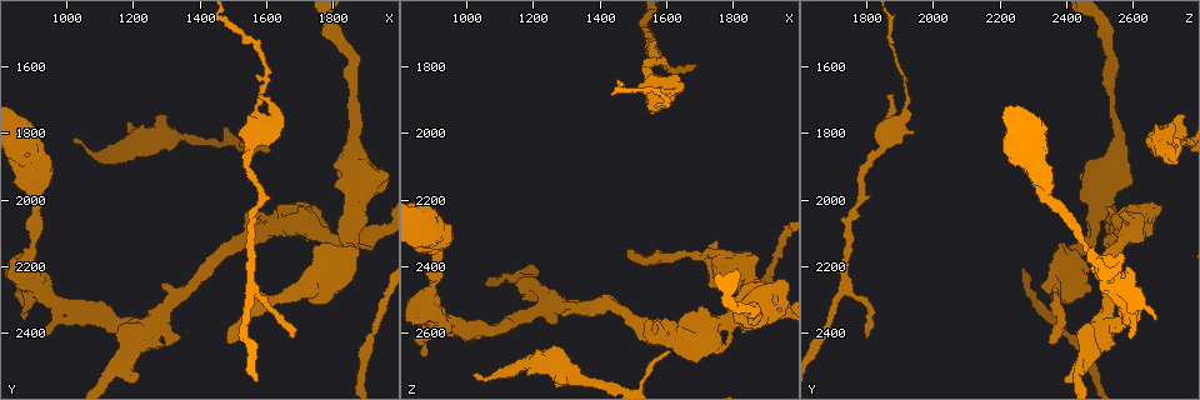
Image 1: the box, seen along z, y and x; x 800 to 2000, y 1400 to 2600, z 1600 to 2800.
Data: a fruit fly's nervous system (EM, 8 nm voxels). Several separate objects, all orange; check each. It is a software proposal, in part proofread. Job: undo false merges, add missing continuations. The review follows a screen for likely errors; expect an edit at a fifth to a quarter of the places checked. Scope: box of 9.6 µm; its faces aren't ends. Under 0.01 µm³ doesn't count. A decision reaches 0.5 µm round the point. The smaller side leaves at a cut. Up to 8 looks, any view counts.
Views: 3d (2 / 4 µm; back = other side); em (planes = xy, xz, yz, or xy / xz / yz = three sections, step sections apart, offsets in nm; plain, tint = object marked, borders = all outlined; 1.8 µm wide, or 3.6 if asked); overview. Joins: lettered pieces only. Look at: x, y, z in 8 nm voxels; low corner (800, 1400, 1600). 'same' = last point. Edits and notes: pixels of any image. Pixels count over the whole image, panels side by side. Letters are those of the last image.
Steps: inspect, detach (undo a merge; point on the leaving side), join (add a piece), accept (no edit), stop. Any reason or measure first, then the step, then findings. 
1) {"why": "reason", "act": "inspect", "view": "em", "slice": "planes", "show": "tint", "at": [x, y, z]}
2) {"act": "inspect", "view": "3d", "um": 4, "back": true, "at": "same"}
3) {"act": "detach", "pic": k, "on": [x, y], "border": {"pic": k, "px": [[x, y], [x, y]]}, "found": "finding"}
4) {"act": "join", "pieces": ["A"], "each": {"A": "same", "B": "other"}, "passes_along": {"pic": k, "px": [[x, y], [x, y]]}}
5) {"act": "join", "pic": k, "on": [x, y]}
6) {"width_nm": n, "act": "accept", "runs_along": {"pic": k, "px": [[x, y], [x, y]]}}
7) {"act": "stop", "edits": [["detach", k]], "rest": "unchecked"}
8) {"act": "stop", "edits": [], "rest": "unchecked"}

{"why": "four arms meet", "act": "inspect", "view": "em", "slice": "planes", "show": "borders", "at": [920, 2270, 2570]}

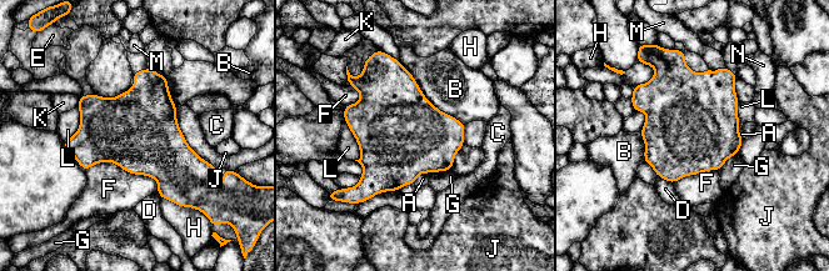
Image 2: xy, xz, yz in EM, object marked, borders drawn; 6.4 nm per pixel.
{"width_nm": 500, "act": "accept", "each": {"A": "other", "B": "other", "C": "other", "D": "other", "E": "other", "F": "other", "G": "other", "H": "other", "J": "other", "K": "other", "L": "other", "M": "other", "N": "other"}, "found": "continuous, no second neuron"}

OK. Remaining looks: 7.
{"why": "free end", "act": "inspect", "view": "em", "slice": "xz", "step": 8, "show": "borders", "at": [1020, 1820, 2730]}

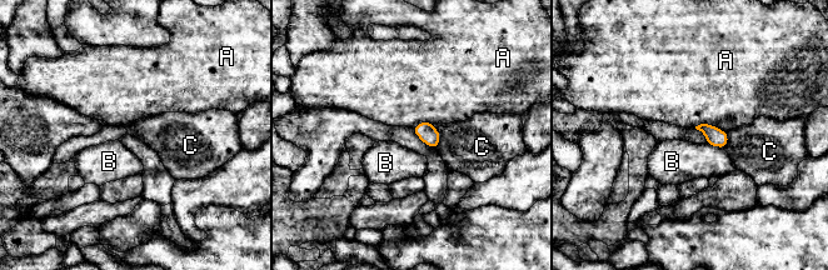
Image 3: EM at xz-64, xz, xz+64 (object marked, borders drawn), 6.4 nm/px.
{"why": "cut it another way", "act": "inspect", "view": "em", "slice": "planes", "show": "borders", "at": "same"}

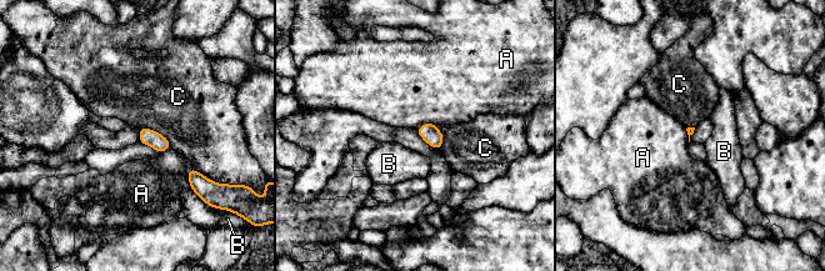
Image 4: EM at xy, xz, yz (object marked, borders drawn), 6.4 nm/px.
{"act": "accept", "each": {"A": "other", "B": "other", "C": "other"}, "border": {"pic": 4, "px": [[188, 167], [186, 176], [191, 187]]}, "found": "no lettered piece goes on from it"}

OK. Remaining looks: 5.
{"why": "branch stops here", "act": "inspect", "view": "3d", "um": 4, "at": [1580, 1700, 1870]}

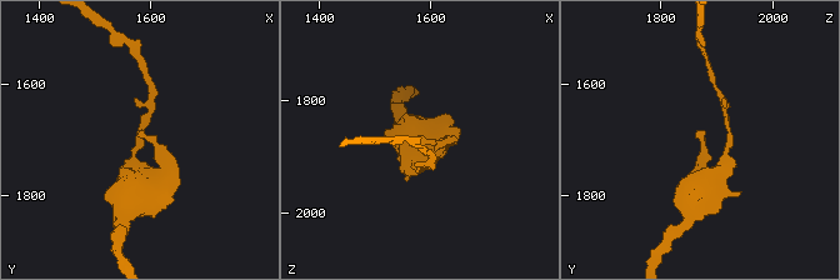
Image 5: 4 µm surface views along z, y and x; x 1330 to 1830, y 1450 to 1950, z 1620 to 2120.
{"act": "inspect", "view": "em", "slice": "planes", "show": "borders", "at": [1580, 1690, 1855]}

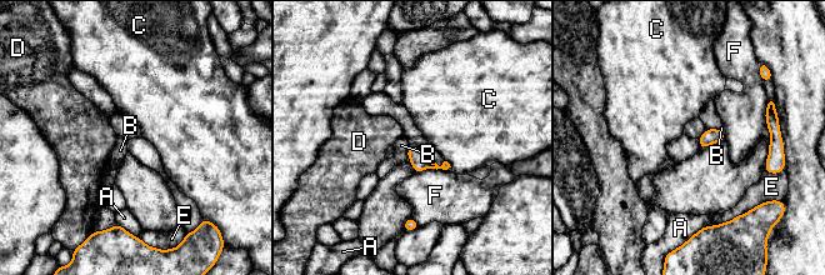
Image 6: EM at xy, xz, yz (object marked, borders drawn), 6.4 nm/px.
{"width_nm": 100, "act": "accept", "each": {"A": "other", "B": "other", "C": "other", "D": "other", "E": "other", "F": "other"}, "border": {"pic": 6, "px": [[409, 145], [406, 156]]}, "found": "no lettered piece goes on from it"}

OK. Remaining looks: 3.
{"act": "stop", "edits": [], "rest": "unchecked"}

